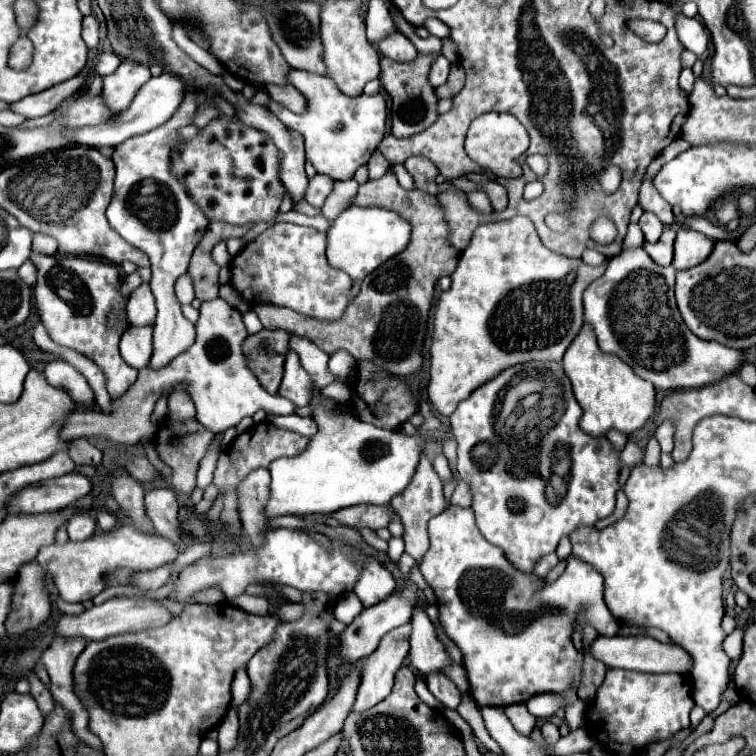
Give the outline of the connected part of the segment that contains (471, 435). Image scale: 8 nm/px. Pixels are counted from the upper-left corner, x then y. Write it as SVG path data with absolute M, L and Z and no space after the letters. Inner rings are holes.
M517 364L501 372L495 380L489 380L479 390L475 390L467 400L463 400L457 410L451 414L451 432L457 440L457 472L471 486L473 492L473 512L481 534L499 548L505 550L505 556L515 564L515 568L523 572L533 572L533 566L545 554L555 552L559 540L569 536L579 526L595 526L597 520L607 518L615 510L615 494L621 488L619 472L621 458L613 444L605 438L593 438L579 428L579 420L583 410L571 392L569 378L565 376L561 364ZM513 386L527 386L527 396L513 406L513 410L505 410L501 402L505 394ZM545 414L563 414L561 420L545 432ZM559 446L567 446L571 452L571 470L565 494L557 496L551 488L551 466L553 466L553 450Z

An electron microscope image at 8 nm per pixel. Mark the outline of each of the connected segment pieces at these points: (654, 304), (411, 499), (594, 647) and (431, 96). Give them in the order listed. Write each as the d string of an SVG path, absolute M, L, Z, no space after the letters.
M627 248L615 258L609 260L603 278L595 280L583 296L585 302L585 322L595 328L599 348L603 352L617 354L623 362L627 362L637 376L651 382L659 390L677 390L677 388L699 388L711 382L717 382L741 364L741 352L733 348L723 348L723 344L699 340L689 328L683 324L679 316L675 294L675 268L655 264L643 248Z
M423 456L421 462L419 462L419 468L417 468L417 474L413 476L411 484L407 486L407 490L403 494L395 496L393 502L391 502L391 506L395 508L395 512L399 514L403 526L405 526L405 536L403 536L405 552L409 556L413 556L417 562L429 550L429 538L427 538L427 522L429 522L429 518L437 516L437 514L441 514L445 510L443 487L443 482L439 480L437 472L431 466L431 460L427 456Z
M597 636L597 640L591 644L589 652L601 660L607 668L623 668L633 672L647 672L647 674L691 674L693 670L693 658L675 644L663 644L649 636Z
M381 56L381 84L391 96L391 134L397 138L411 136L415 132L421 132L429 128L437 120L437 96L433 86L429 84L429 68L435 56L419 56L411 64L399 64L387 56Z

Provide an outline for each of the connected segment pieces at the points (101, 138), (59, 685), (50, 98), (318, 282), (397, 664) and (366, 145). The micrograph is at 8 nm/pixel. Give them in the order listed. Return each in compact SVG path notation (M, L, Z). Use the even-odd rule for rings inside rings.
M163 72L161 76L153 76L149 82L141 86L131 106L119 112L115 120L111 120L111 124L101 124L99 128L81 128L79 132L75 132L75 144L83 144L91 148L101 148L101 146L115 148L123 140L137 136L137 134L145 134L151 128L157 128L159 124L167 122L173 116L173 112L179 108L179 104L183 102L183 96L185 96L185 82L177 74Z
M55 636L53 642L49 644L49 648L43 652L41 656L41 664L47 668L49 676L51 676L51 694L53 698L59 702L59 704L65 704L65 708L71 712L71 726L75 728L75 734L81 738L83 744L89 744L93 748L99 748L101 750L101 744L99 744L99 738L95 734L89 732L87 728L87 710L83 708L81 700L77 698L75 690L73 690L73 666L75 666L75 660L77 656L83 652L87 640L83 640L83 636L73 636L73 638L67 638L67 636Z
M79 74L71 80L65 80L61 84L55 84L39 94L31 94L15 104L9 106L9 110L25 116L25 118L39 118L39 116L47 116L49 112L53 112L63 100L67 100L67 96L75 94L77 90L83 88L83 82L85 82L85 76Z
M275 224L267 228L263 234L259 234L253 242L249 242L231 262L231 286L239 292L239 296L249 302L249 306L259 306L259 304L273 304L273 306L283 306L289 310L295 310L303 316L311 316L317 320L335 320L341 316L349 304L351 296L351 278L337 270L331 268L327 258L325 258L325 246L327 238L325 234L317 232L315 228L307 226L297 226L297 224Z
M411 624L393 628L381 638L379 648L363 660L361 686L353 704L355 712L365 712L391 694L395 672L401 668L409 652Z
M289 70L287 80L305 96L307 106L303 114L291 114L289 110L281 110L277 102L269 102L267 108L285 124L295 128L305 138L305 152L307 160L315 166L319 174L325 174L333 180L347 180L353 178L355 170L371 158L375 148L385 136L385 122L387 122L387 102L381 94L375 96L343 96L335 82L327 76L311 74L305 70Z

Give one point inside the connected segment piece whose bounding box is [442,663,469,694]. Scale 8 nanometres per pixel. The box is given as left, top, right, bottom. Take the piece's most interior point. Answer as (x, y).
(455, 672)

